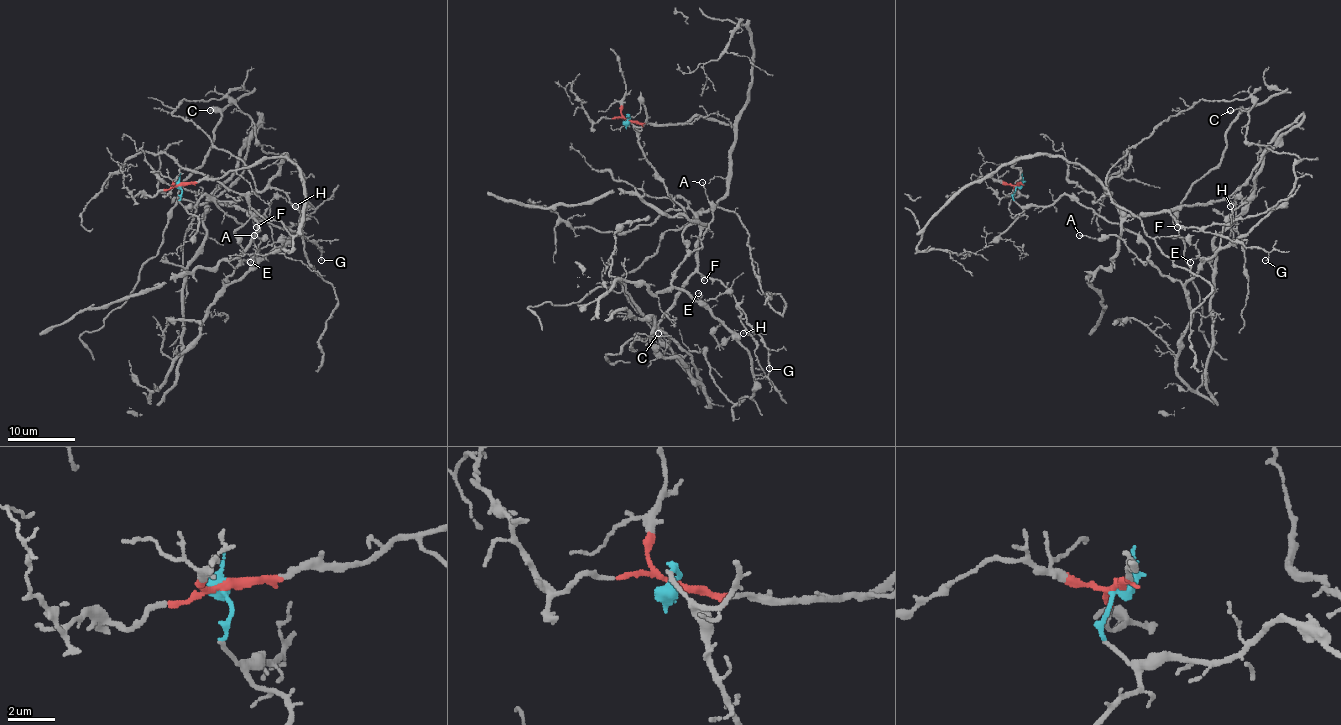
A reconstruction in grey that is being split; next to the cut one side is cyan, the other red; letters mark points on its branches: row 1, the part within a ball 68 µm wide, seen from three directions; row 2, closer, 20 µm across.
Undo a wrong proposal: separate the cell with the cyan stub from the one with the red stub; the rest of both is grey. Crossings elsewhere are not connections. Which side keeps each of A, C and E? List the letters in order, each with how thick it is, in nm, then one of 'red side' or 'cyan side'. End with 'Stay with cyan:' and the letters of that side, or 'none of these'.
A: 120 nm thick; cyan side
C: 110 nm thick; cyan side
E: 100 nm thick; cyan side
Stay with cyan: A, C, E

